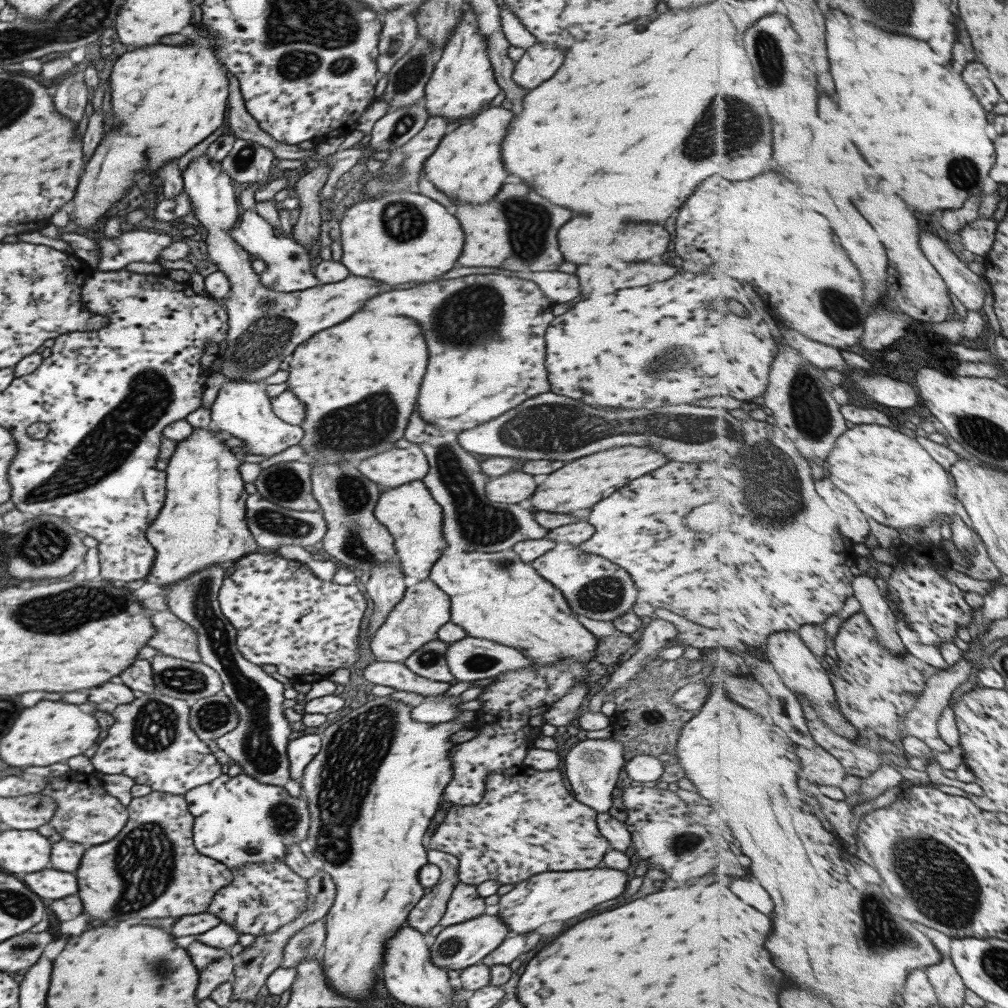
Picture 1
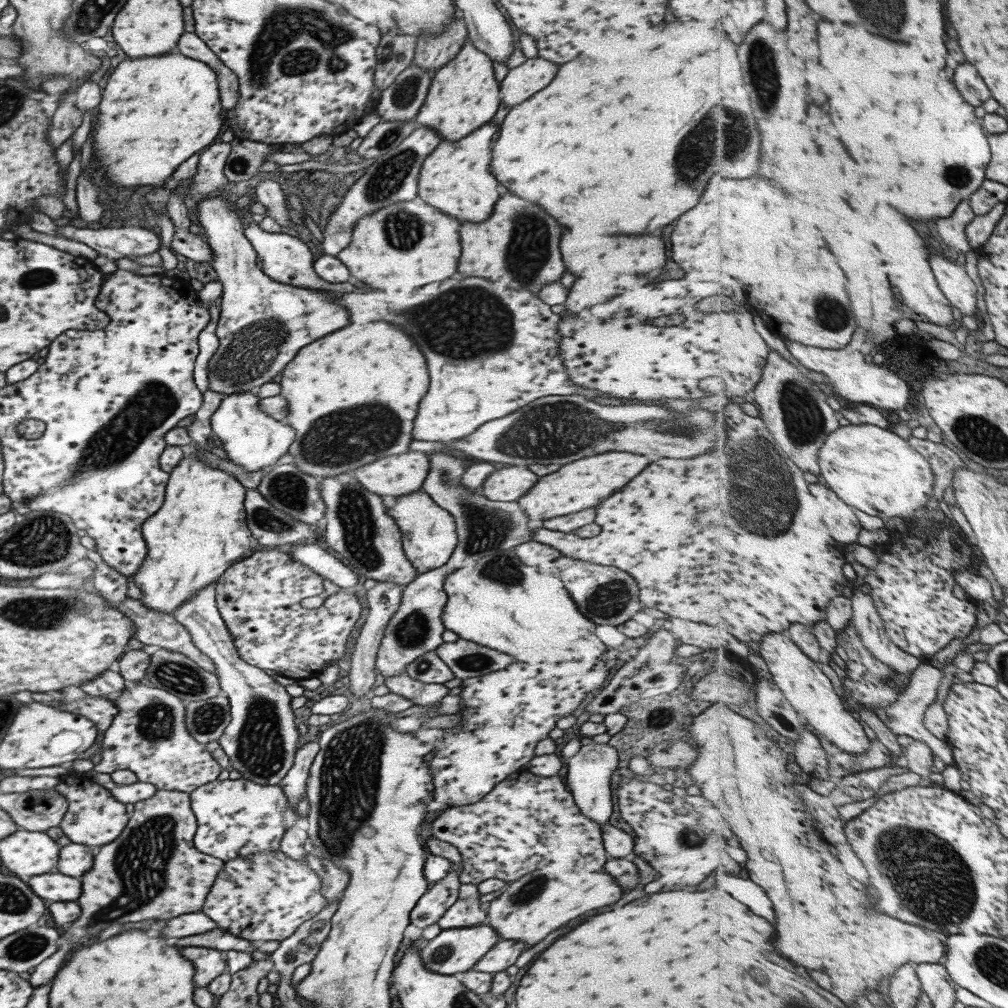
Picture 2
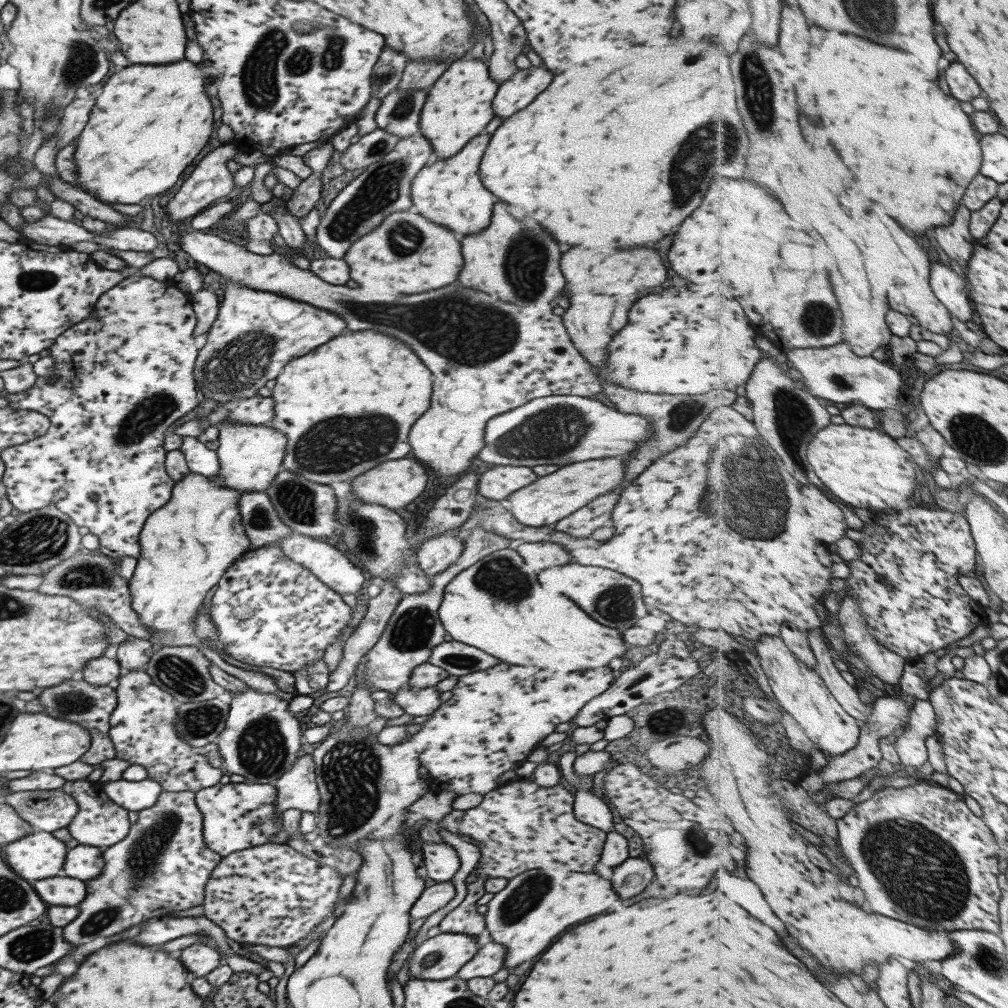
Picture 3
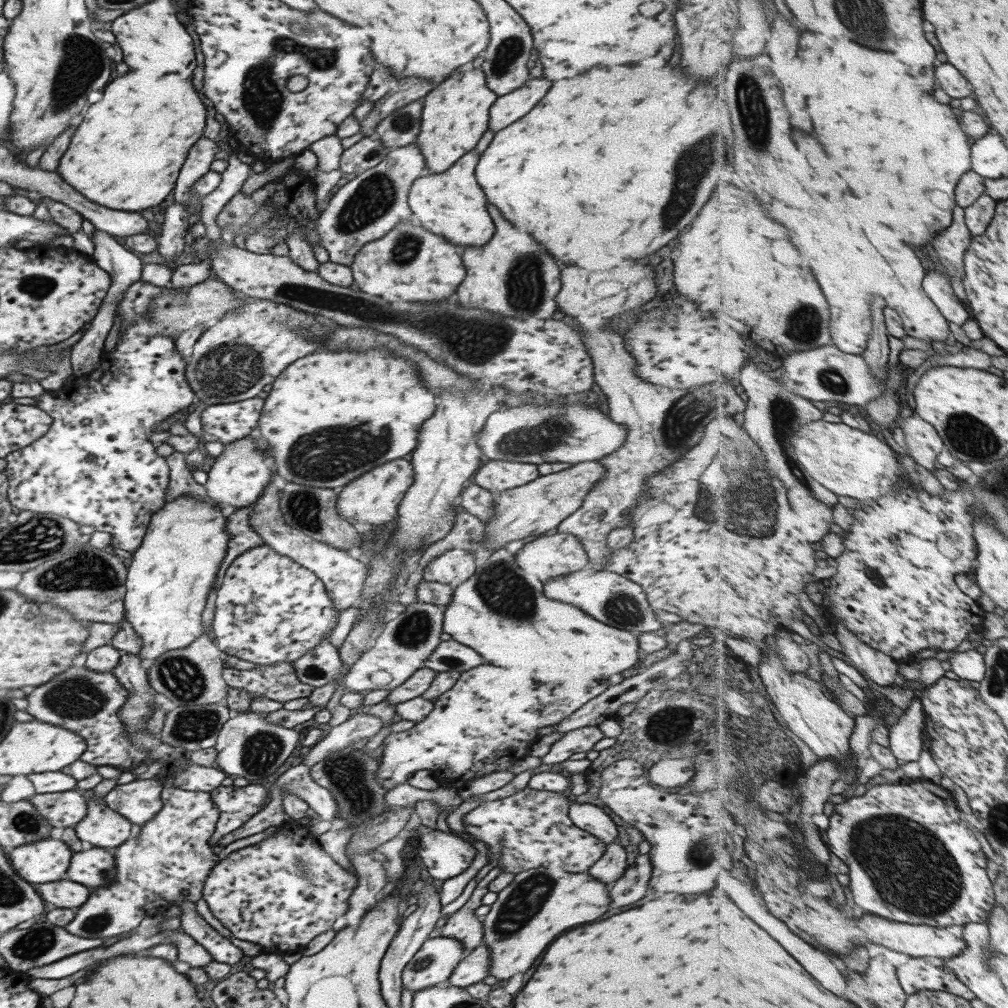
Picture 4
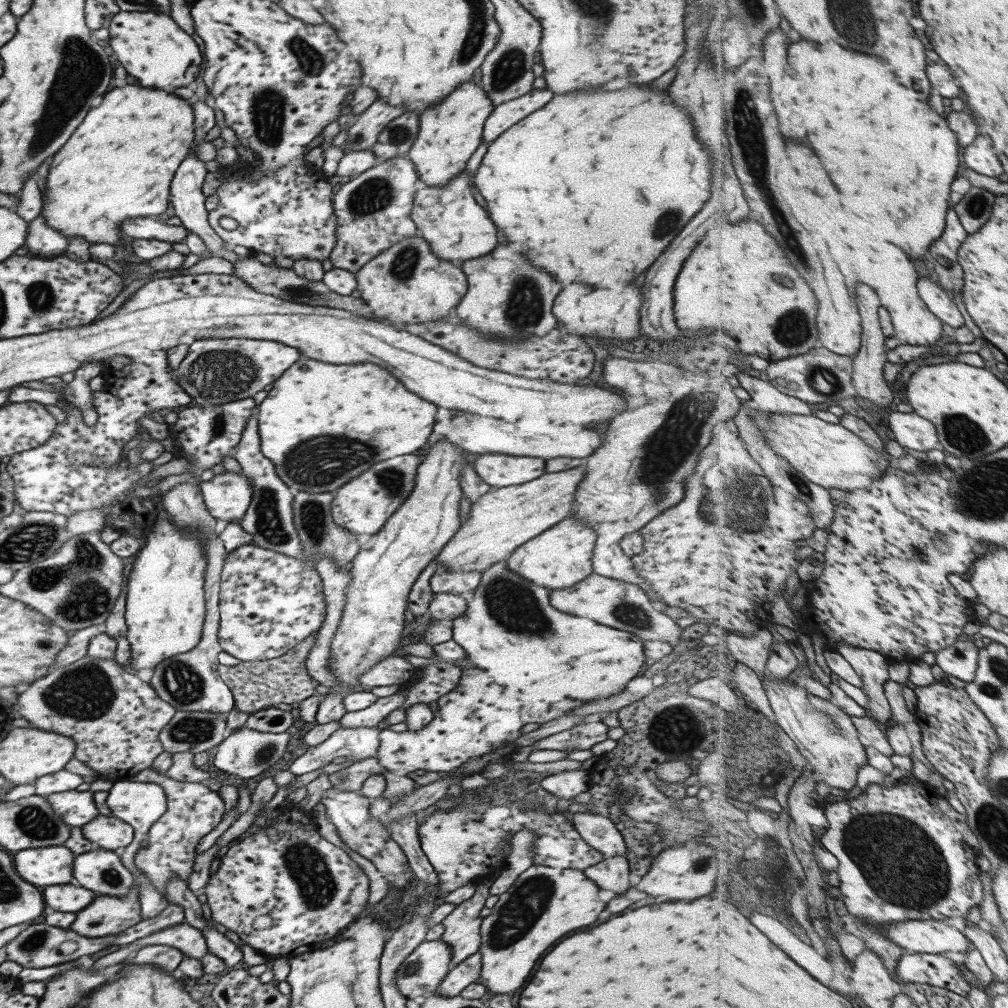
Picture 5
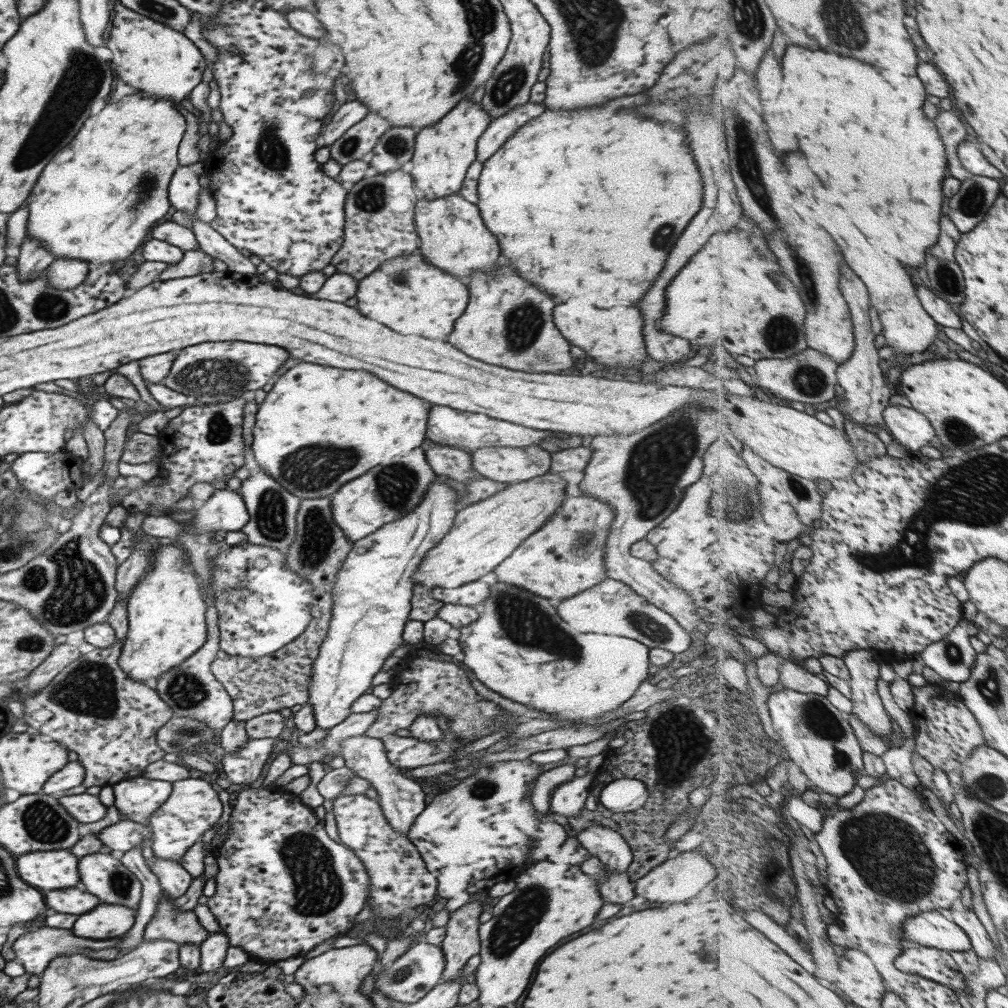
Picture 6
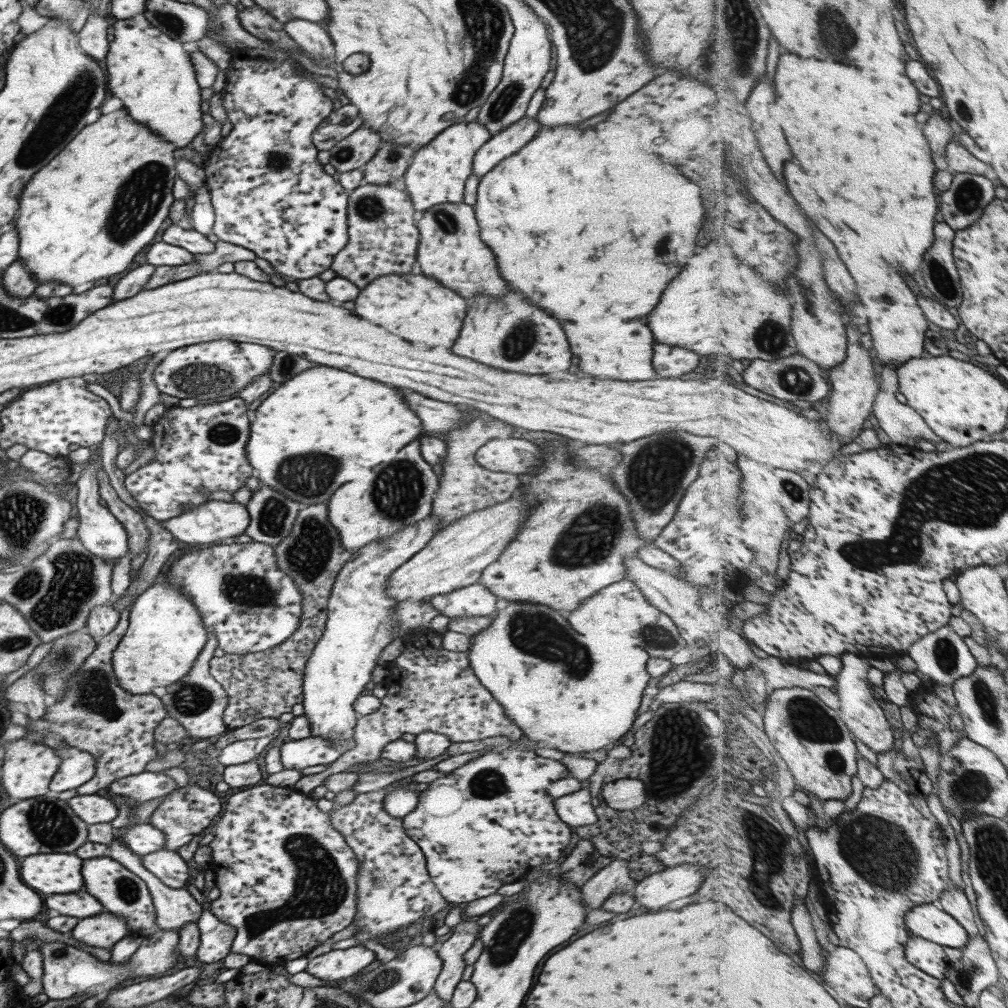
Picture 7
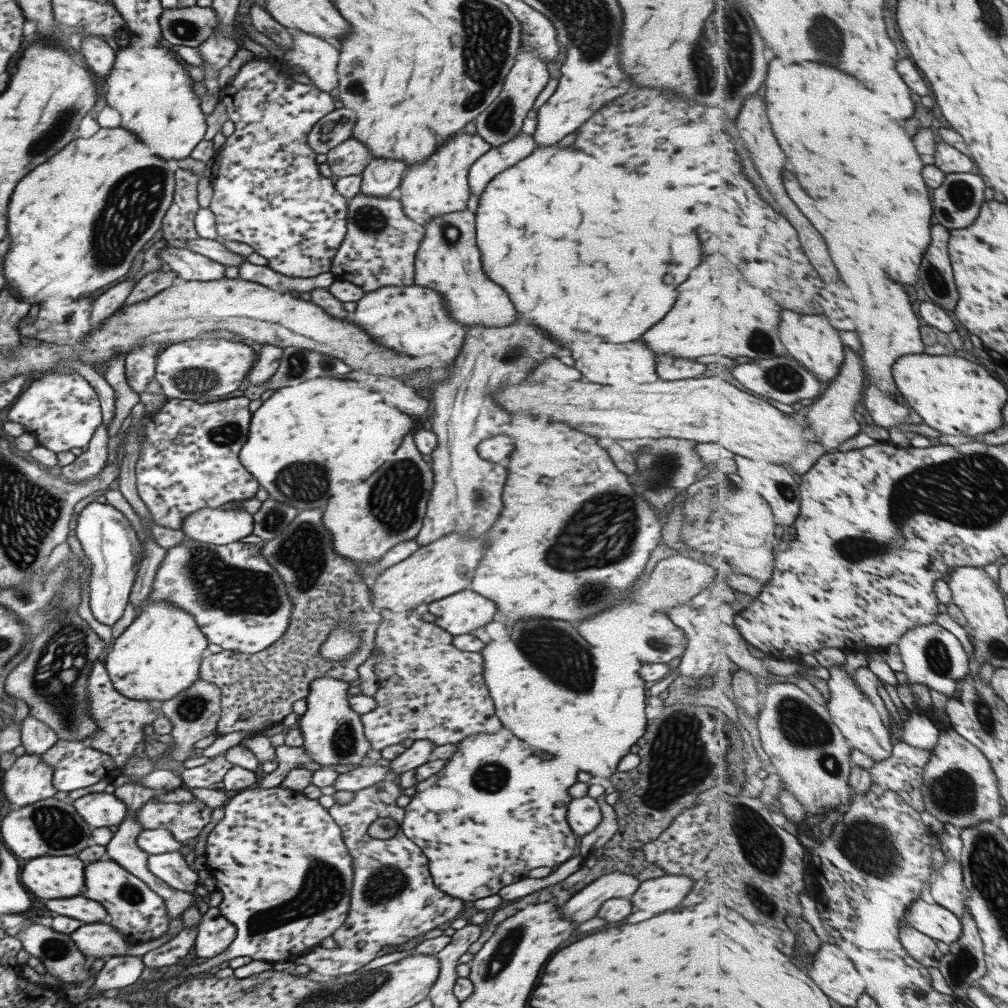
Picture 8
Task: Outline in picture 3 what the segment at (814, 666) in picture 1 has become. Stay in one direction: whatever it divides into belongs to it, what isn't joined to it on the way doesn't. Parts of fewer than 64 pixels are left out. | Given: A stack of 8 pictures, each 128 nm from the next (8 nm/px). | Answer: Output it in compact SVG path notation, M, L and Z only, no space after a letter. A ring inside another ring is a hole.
M763 636L760 640L752 644L755 648L755 654L760 658L760 664L768 678L773 694L782 704L782 708L805 729L805 732L811 737L820 751L831 753L833 755L841 755L849 753L858 746L860 738L862 738L862 724L854 716L851 716L843 705L831 694L831 690L827 688L826 680L815 672L807 663L796 657L796 654L787 646L784 638L780 636Z

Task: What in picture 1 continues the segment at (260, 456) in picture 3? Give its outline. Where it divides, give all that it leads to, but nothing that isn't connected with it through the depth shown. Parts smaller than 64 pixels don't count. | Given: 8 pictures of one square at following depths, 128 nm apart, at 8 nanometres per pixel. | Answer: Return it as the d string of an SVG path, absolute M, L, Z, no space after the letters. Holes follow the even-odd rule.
M225 379L211 403L210 422L217 432L229 433L245 442L247 454L260 454L268 458L293 444L298 444L303 436L303 429L299 425L283 422L273 414L270 397L265 395L263 386L257 381Z

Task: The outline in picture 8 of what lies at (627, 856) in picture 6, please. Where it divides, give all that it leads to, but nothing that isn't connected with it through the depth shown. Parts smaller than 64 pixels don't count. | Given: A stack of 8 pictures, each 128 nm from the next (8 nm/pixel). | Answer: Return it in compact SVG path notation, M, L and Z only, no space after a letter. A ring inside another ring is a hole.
M613 871L597 877L593 882L580 888L561 908L561 916L573 922L585 922L595 916L601 902L610 898L627 898L638 887L639 880L628 874Z

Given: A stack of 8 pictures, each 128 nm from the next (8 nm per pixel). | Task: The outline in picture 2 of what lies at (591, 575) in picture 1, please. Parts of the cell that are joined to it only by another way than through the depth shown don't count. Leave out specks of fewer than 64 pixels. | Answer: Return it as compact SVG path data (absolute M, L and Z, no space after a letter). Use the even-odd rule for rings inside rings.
M561 555L539 568L539 572L557 576L563 582L563 588L575 603L577 611L593 624L617 627L641 610L637 584L625 572L613 566L601 566Z

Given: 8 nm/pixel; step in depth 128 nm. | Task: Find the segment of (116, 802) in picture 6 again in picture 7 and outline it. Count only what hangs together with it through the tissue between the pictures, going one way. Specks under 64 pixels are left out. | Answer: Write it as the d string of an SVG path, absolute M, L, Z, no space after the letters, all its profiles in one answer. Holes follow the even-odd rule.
M143 771L114 780L107 788L110 792L134 800L137 806L153 798L161 798L176 789L176 782L160 772Z

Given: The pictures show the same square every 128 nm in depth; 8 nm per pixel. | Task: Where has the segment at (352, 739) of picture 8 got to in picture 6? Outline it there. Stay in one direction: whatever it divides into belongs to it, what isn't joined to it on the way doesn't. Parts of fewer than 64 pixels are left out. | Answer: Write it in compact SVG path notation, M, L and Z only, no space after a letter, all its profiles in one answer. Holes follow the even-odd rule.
M435 475L413 510L401 518L382 524L375 532L352 543L331 588L332 605L328 629L312 662L312 675L307 687L307 703L313 709L317 727L329 730L351 713L351 703L371 687L371 678L379 671L385 658L402 646L409 653L413 651L427 659L455 663L468 675L470 686L479 697L495 703L513 716L521 716L523 722L531 718L553 719L547 713L488 690L476 680L473 672L460 659L455 661L447 654L434 653L438 651L436 646L425 648L423 641L408 644L402 639L402 630L410 612L413 586L411 575L417 571L425 552L435 547L447 534L456 511L456 494L453 488Z

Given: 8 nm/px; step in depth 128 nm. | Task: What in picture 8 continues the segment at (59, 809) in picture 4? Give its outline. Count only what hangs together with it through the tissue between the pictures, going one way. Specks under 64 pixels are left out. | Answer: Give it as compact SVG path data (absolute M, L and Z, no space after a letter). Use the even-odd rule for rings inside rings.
M89 793L71 802L76 813L92 829L118 826L126 815L123 804L113 793Z

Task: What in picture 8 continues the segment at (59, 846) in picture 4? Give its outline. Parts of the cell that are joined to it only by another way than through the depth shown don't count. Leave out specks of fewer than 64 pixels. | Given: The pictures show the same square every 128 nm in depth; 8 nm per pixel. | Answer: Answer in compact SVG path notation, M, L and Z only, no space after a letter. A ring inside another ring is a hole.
M41 856L21 868L23 886L43 898L77 896L83 886L83 862L73 856Z

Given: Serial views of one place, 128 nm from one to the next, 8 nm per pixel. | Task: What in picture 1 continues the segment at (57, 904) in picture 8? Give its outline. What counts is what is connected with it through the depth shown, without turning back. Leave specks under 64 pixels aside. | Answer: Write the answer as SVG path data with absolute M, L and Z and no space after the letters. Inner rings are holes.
M41 869L25 874L23 884L39 898L47 898L47 900L59 900L77 892L75 876L71 872L60 870Z

